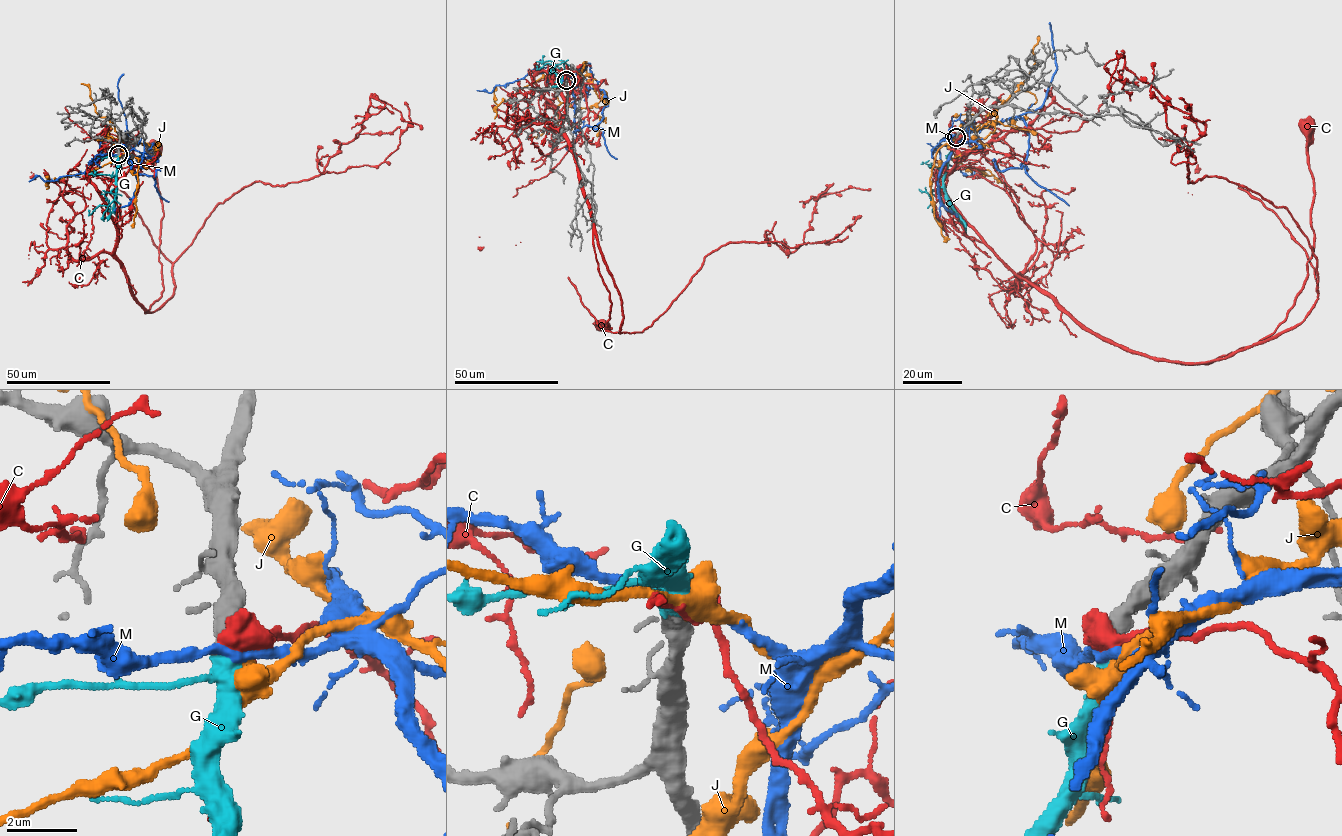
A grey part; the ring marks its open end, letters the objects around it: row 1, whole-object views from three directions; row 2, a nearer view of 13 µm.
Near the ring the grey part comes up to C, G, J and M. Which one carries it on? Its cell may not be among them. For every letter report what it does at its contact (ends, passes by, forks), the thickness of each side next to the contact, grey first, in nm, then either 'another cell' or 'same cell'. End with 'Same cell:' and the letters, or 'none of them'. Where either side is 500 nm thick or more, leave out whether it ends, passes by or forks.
C: 700 nm thick on the grey side, 480 nm on the other; another cell
G: 600 nm thick on the grey side, 440 nm on the other; same cell
J: 650 nm thick on the grey side, 400 nm on the other; another cell
M: 600 nm thick on the grey side, 280 nm on the other; another cell
Same cell: G

